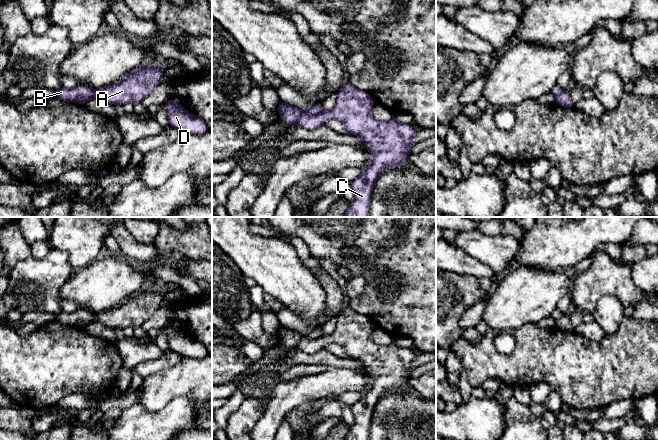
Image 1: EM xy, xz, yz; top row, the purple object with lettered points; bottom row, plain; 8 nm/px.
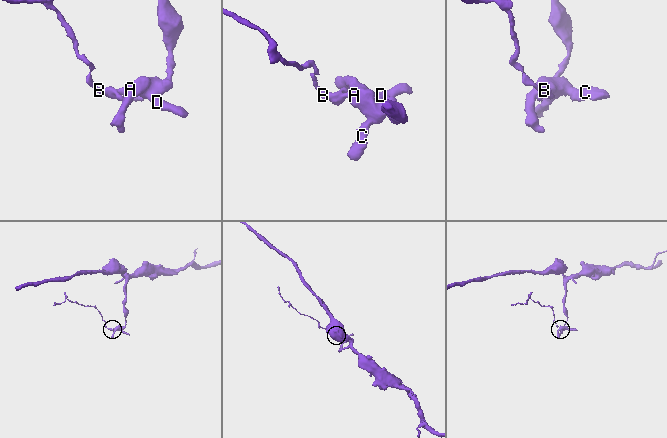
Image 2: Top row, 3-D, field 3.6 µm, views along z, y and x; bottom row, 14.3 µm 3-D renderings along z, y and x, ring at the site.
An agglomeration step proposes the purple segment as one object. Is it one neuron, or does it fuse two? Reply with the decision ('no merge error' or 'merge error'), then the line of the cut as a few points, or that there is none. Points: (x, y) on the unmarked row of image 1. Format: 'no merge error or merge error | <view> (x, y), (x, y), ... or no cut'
merge error | xz (320, 336), (314, 339), (303, 338), (295, 347)

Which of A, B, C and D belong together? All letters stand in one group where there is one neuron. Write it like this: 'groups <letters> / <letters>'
groups A C D / B

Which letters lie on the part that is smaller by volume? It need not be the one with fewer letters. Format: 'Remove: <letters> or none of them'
Remove: B

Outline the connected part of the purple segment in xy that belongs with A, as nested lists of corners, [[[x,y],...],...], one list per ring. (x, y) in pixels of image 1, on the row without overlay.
[[[146,288],[127,298],[117,307],[94,314],[92,323],[102,323],[109,328],[137,328],[150,319],[163,303],[163,295]]]

